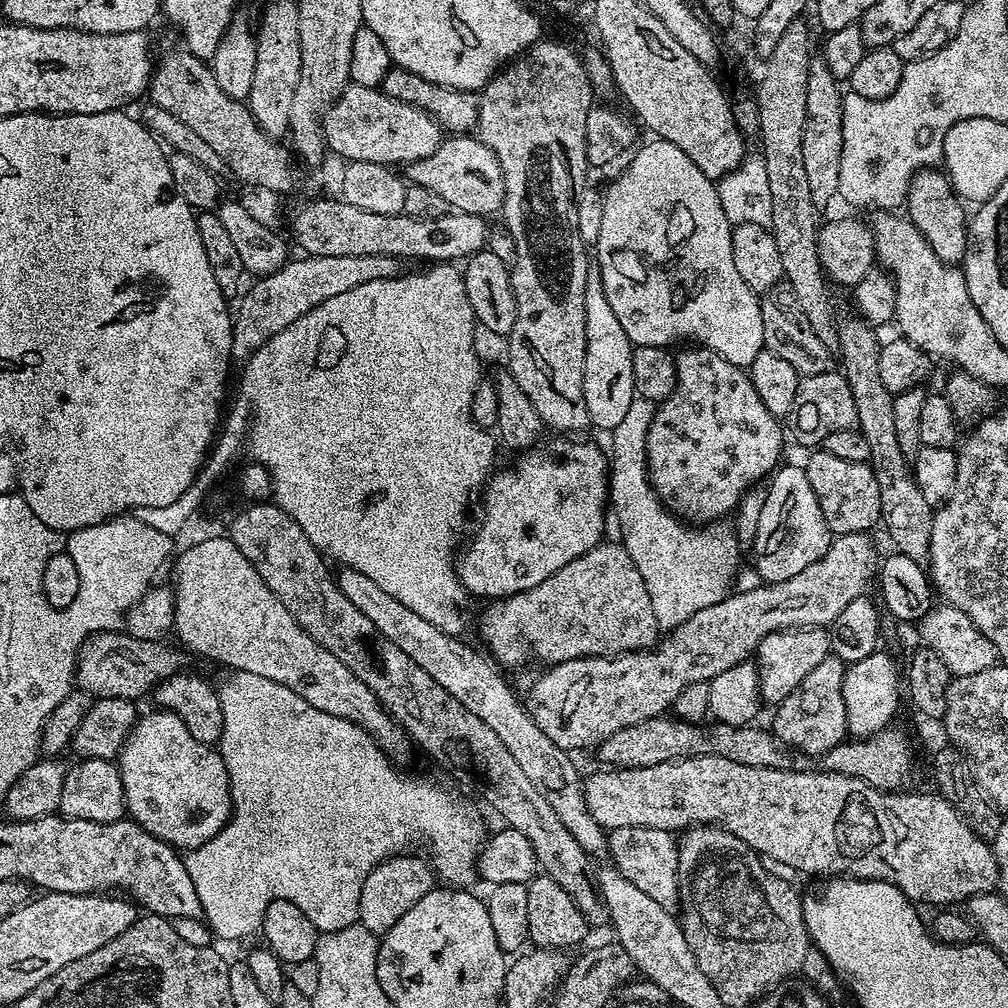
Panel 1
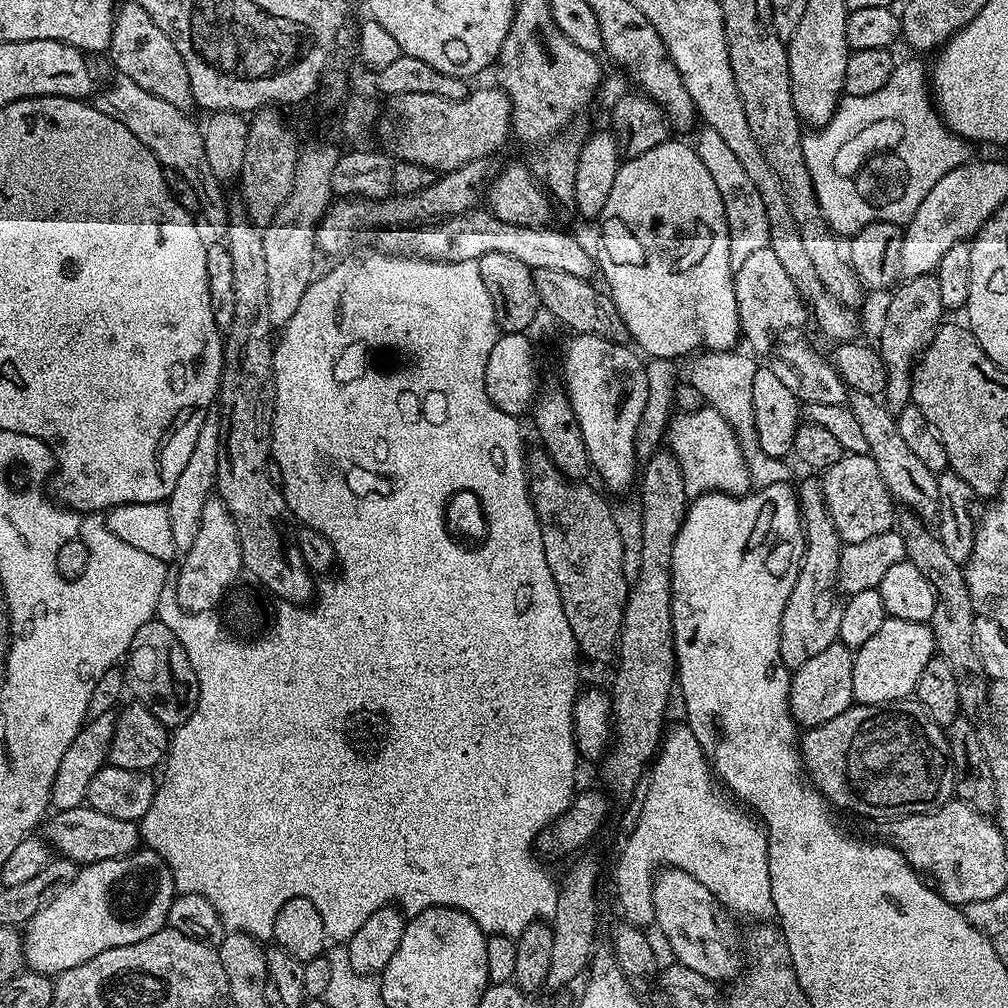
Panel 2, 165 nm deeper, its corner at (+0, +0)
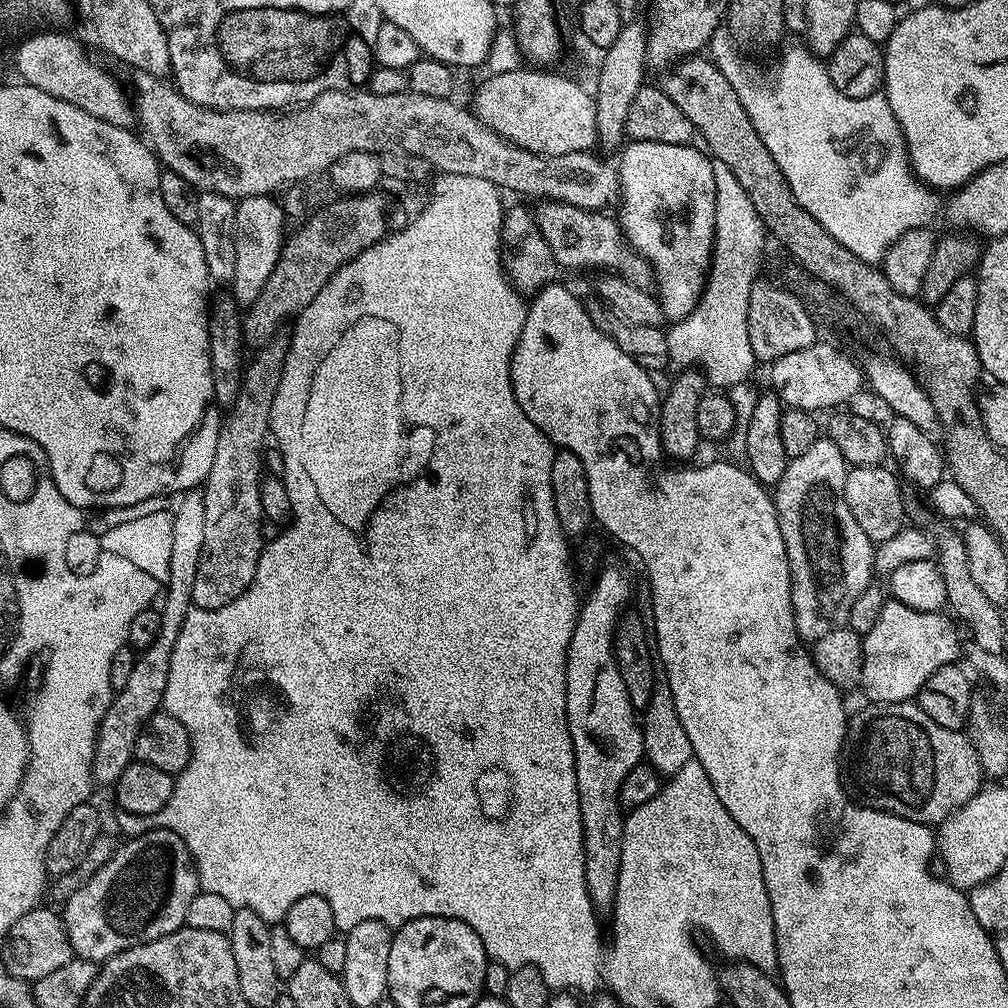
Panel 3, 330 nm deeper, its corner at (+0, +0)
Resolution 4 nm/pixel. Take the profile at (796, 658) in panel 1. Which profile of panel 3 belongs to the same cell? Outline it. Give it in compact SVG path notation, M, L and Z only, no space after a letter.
M817 438L814 446L809 446L802 454L791 457L786 466L786 474L782 474L782 478L774 486L774 503L776 505L776 517L778 518L779 528L782 530L782 542L786 546L786 554L788 555L788 568L792 571L792 609L794 610L795 628L799 632L799 636L806 642L815 642L818 638L828 634L830 630L843 627L848 620L850 605L862 594L862 590L871 585L871 576L874 576L875 569L875 547L872 540L866 537L862 531L862 526L854 519L854 514L846 505L844 496L845 478L848 473L849 465L842 458L842 450L838 450L838 446L834 446L834 442L827 438Z

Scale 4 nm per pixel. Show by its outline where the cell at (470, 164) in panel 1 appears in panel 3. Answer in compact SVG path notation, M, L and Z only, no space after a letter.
M541 200L535 205L538 230L542 230L542 238L550 242L550 250L554 250L554 258L561 269L564 268L600 268L596 270L614 270L615 275L626 278L634 286L651 289L654 284L654 269L645 256L635 252L624 231L620 228L617 217L607 211L592 212L582 206L570 206L557 200Z

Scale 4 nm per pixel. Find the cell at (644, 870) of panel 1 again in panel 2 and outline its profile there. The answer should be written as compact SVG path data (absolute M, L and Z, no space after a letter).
M661 867L652 882L652 897L655 927L660 927L669 950L676 955L675 963L690 966L690 970L717 982L731 981L741 971L740 960L716 917L718 901L698 878L677 868Z

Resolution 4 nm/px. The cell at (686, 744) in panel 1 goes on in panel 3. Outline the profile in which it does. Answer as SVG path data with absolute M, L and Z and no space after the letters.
M916 702L869 703L867 707L861 712L851 713L848 736L844 739L843 755L846 759L842 764L847 783L854 792L856 787L855 795L867 807L910 818L910 822L938 826L946 817L954 814L966 802L970 802L970 798L974 798L974 794L980 791L982 787L980 756L963 731L955 732L946 730L946 726L938 726L938 722L934 722L934 718L929 718L926 710L922 710Z

